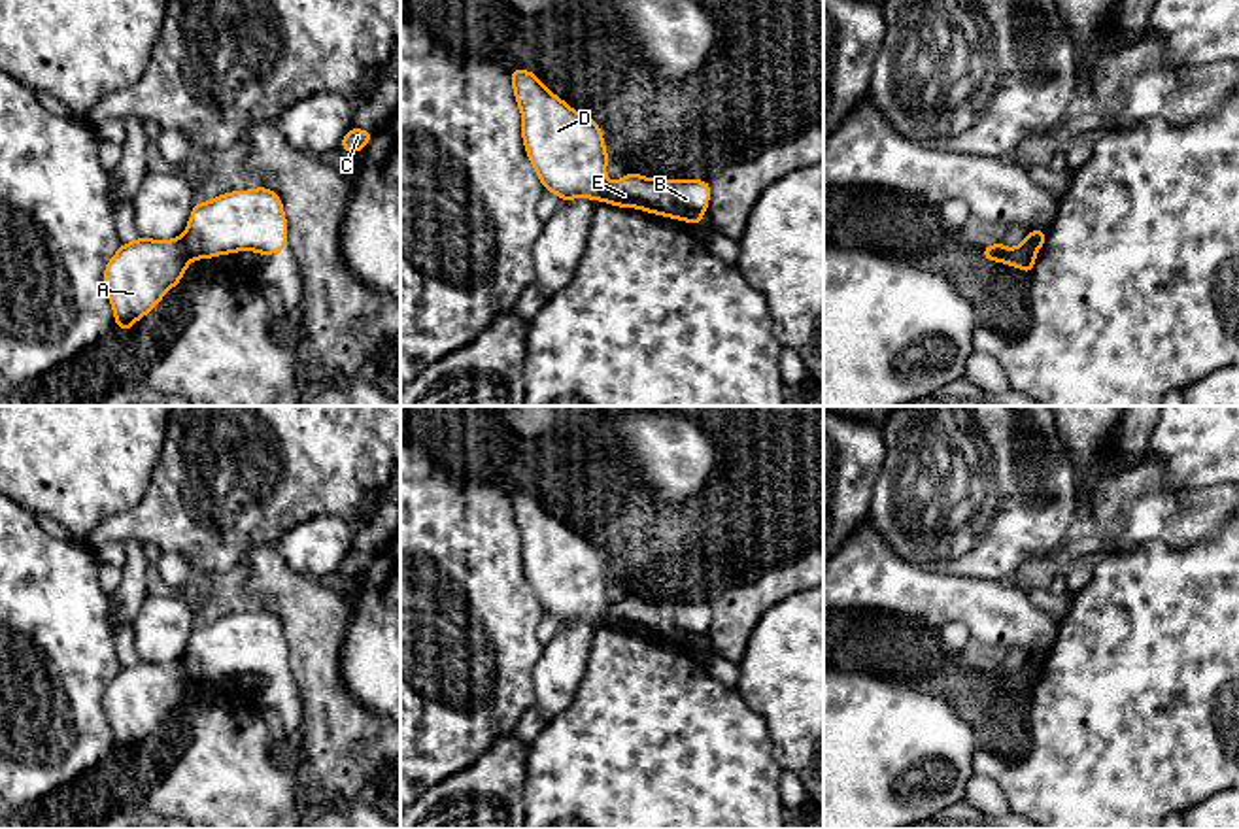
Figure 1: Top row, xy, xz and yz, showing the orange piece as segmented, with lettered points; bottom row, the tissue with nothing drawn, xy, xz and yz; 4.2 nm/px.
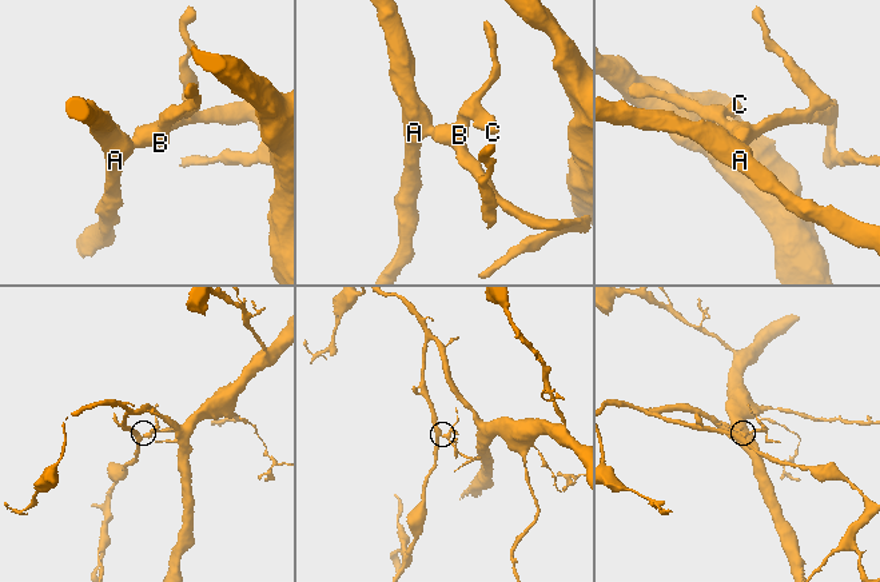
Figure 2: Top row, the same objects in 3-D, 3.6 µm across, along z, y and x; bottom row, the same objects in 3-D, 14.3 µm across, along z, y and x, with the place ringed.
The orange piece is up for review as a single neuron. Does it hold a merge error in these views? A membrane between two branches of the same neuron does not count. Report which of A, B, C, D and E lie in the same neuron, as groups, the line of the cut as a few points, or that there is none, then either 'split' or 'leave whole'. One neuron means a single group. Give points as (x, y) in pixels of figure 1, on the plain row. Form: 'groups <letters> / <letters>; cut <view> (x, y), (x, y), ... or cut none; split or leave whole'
groups A D / B C E; cut xy (180, 661), (189, 682); split

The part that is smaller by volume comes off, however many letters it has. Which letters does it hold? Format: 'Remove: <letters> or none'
Remove: B, C, E

